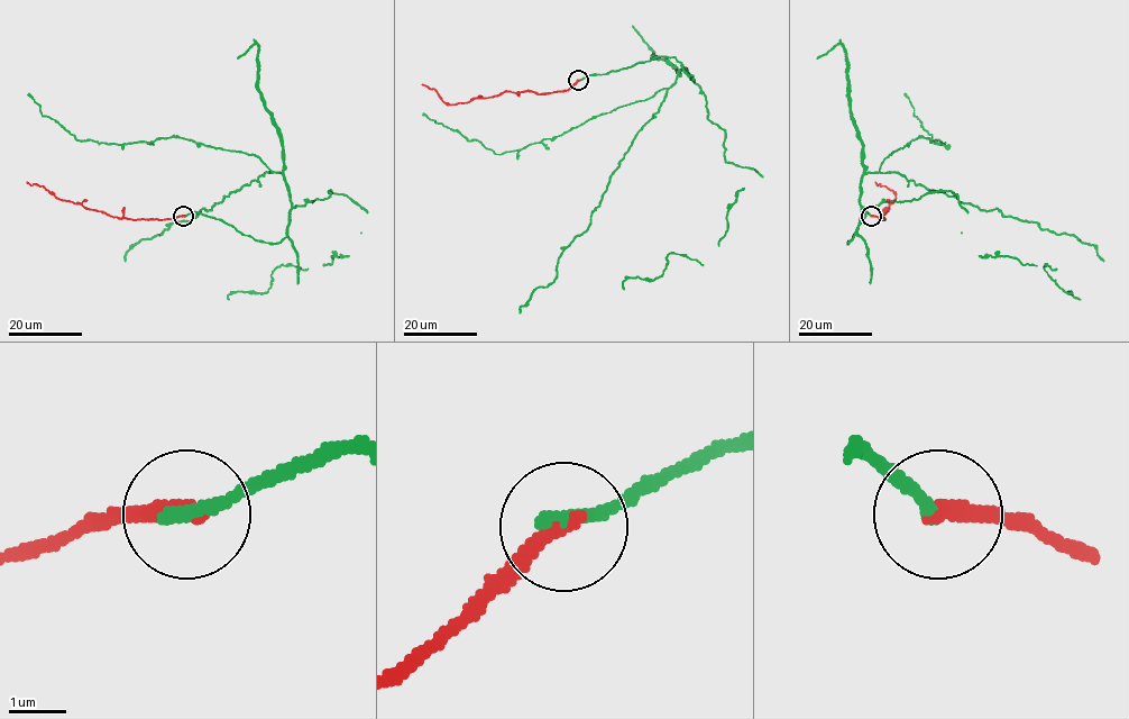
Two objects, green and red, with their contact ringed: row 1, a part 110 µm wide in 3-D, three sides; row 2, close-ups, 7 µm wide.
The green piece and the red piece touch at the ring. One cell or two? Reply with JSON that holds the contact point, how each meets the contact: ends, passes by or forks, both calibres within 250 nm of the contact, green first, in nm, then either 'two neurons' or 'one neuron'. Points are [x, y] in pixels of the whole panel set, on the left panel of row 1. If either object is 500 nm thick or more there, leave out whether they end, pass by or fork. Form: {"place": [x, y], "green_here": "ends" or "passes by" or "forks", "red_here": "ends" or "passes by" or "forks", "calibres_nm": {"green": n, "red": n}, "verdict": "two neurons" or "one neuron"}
{"place": [183, 216], "green_here": "ends", "red_here": "ends", "calibres_nm": {"green": 280, "red": 300}, "verdict": "one neuron"}

